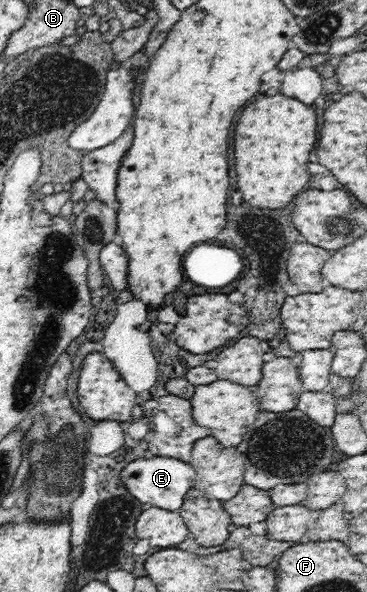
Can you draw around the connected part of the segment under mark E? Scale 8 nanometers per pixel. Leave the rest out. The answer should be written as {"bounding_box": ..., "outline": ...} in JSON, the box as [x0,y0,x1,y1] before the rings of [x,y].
{"bounding_box":[119,456,197,511],"outline":[[[160,456],[129,462],[119,475],[130,494],[142,502],[140,506],[156,506],[169,511],[179,510],[183,505],[186,493],[190,489],[196,488],[197,479],[196,471],[191,463]]]}

